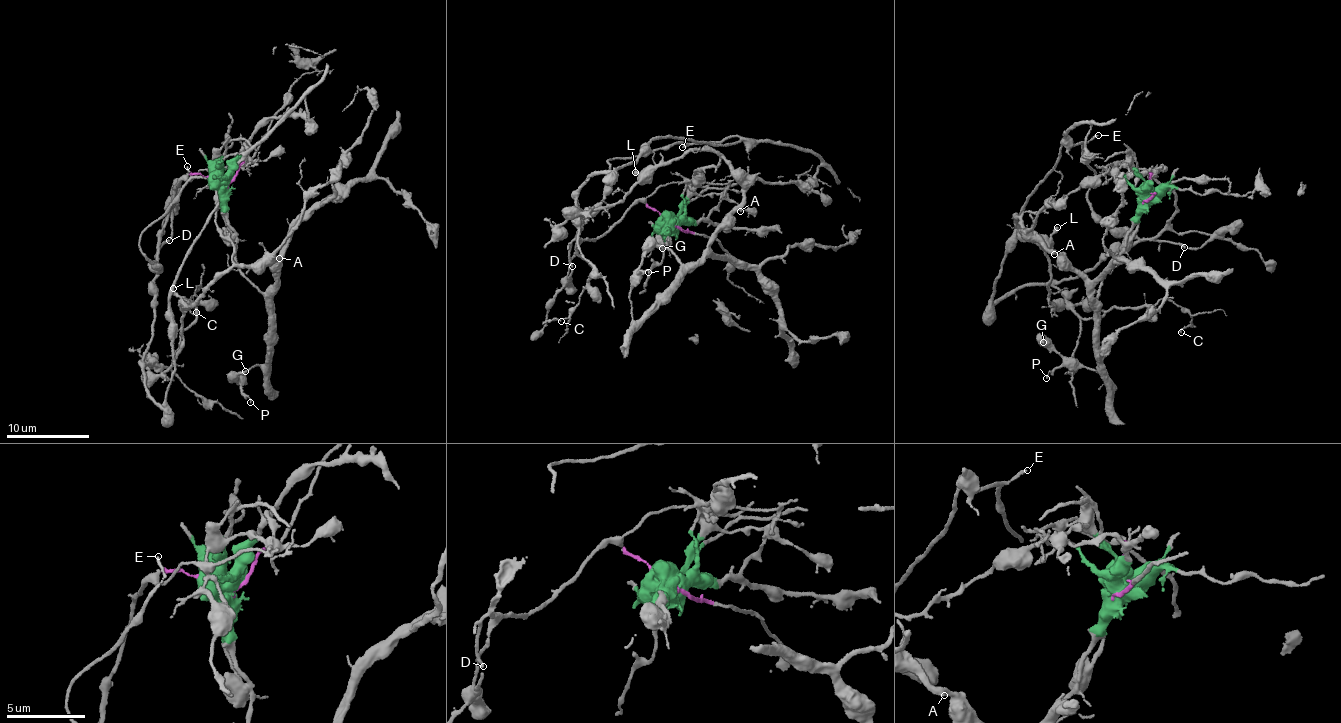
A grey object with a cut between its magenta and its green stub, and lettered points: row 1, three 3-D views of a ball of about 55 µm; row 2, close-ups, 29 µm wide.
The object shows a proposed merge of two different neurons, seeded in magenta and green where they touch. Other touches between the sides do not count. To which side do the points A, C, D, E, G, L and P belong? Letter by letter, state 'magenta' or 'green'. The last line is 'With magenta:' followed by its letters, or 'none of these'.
A: green
C: magenta
D: magenta
E: magenta
G: green
L: green
P: green
With magenta: C, D, E

